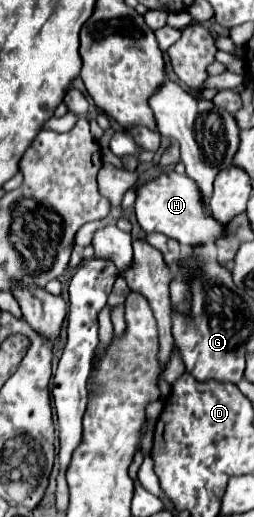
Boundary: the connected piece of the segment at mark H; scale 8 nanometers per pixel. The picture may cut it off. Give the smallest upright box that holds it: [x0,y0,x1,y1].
[135,171,223,247]

